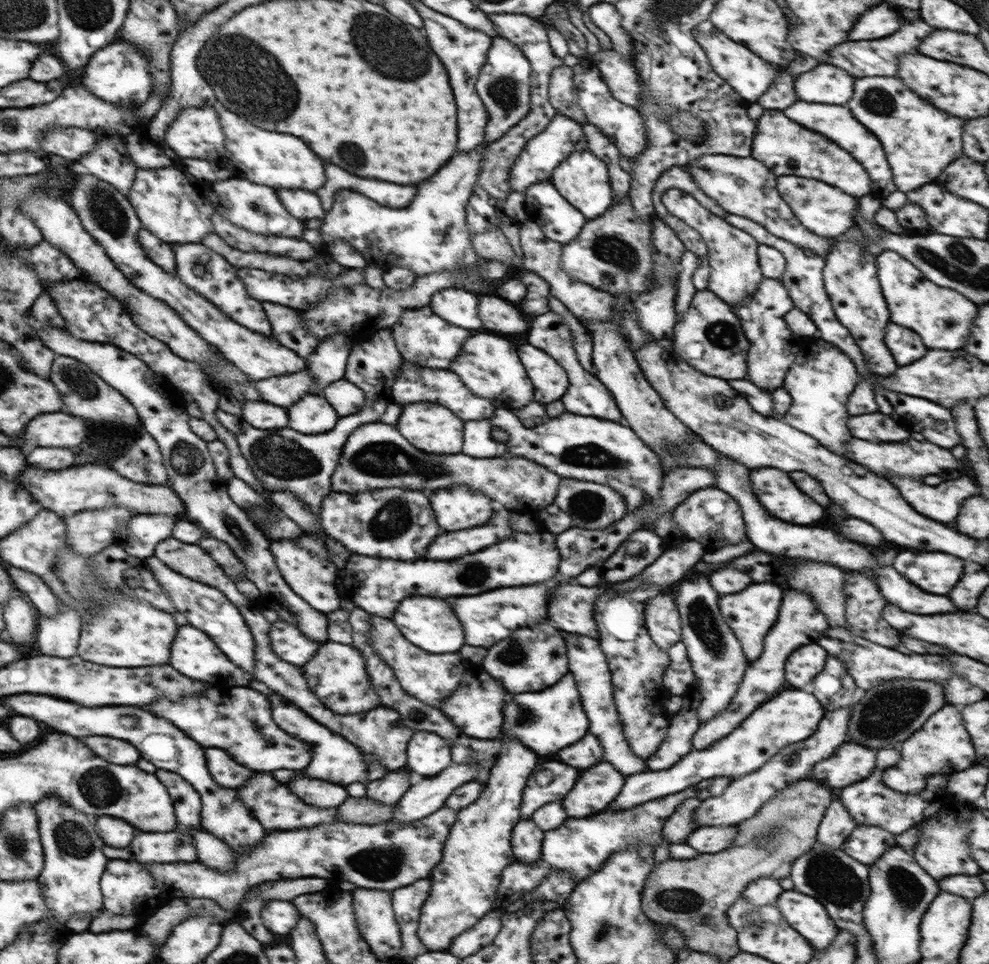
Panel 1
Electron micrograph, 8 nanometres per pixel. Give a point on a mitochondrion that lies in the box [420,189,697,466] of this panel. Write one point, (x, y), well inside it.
(609, 247)

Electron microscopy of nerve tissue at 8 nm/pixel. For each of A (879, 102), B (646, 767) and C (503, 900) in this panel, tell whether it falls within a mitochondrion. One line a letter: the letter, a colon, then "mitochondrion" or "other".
A: mitochondrion
B: other
C: other

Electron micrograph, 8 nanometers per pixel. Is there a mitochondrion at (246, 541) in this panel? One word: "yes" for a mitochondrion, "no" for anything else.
yes

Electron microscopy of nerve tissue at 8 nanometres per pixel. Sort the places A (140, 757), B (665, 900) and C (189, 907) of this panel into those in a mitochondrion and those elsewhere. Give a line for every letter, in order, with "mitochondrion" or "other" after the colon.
A: other
B: mitochondrion
C: mitochondrion

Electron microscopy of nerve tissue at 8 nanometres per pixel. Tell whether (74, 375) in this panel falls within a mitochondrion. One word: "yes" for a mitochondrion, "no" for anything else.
yes

